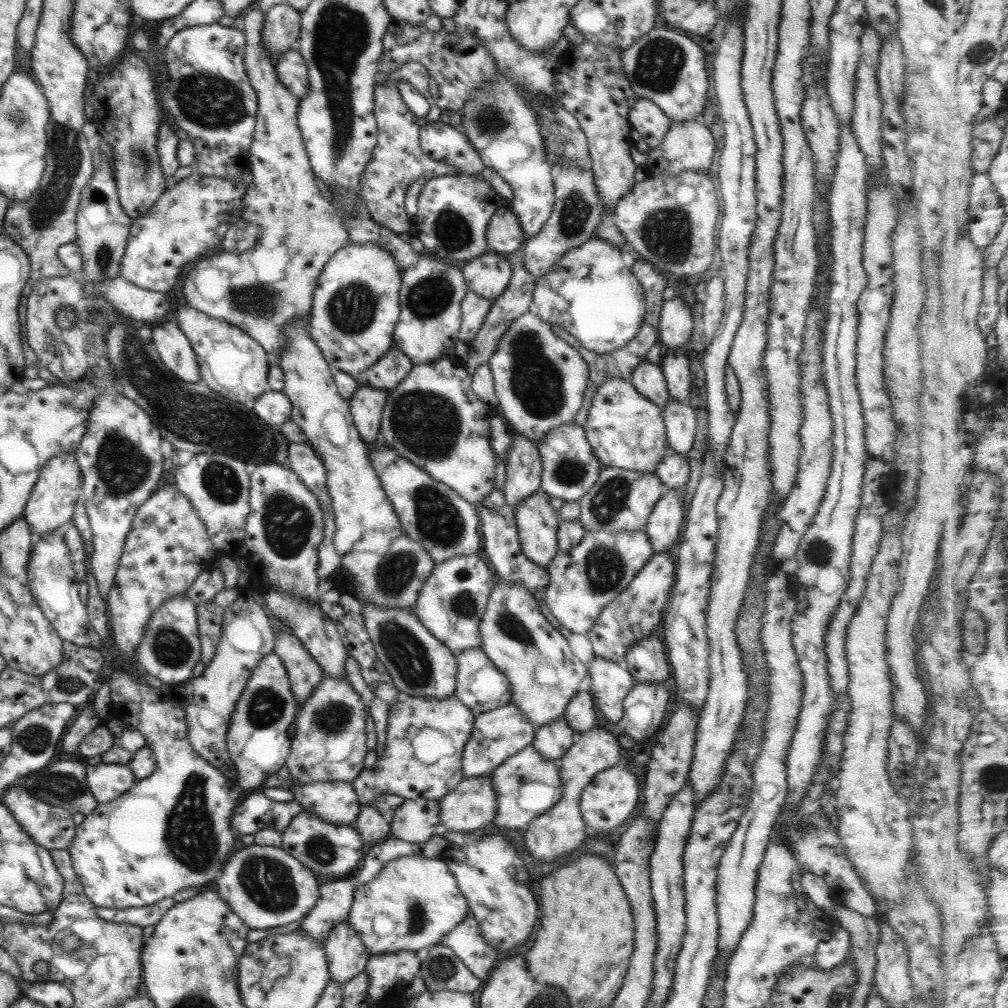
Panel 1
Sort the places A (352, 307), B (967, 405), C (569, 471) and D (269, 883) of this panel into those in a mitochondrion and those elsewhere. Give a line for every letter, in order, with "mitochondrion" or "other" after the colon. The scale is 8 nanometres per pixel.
A: mitochondrion
B: other
C: mitochondrion
D: mitochondrion

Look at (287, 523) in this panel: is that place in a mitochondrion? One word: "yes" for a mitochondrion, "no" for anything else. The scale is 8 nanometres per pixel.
yes

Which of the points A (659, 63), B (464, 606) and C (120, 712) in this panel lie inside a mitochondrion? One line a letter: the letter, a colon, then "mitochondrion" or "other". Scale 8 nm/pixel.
A: mitochondrion
B: mitochondrion
C: other

